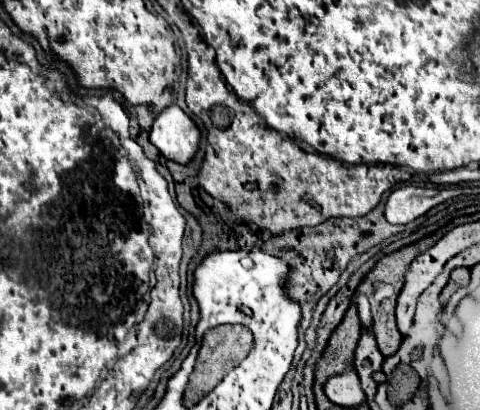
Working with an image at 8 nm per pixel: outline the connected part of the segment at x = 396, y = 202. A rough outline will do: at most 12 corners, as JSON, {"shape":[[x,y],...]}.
{"shape":[[398,187],[384,205],[388,223],[404,225],[462,187]]}

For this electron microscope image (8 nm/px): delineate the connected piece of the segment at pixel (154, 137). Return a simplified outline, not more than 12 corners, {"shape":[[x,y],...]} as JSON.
{"shape":[[178,105],[156,117],[150,141],[188,165],[200,131]]}

